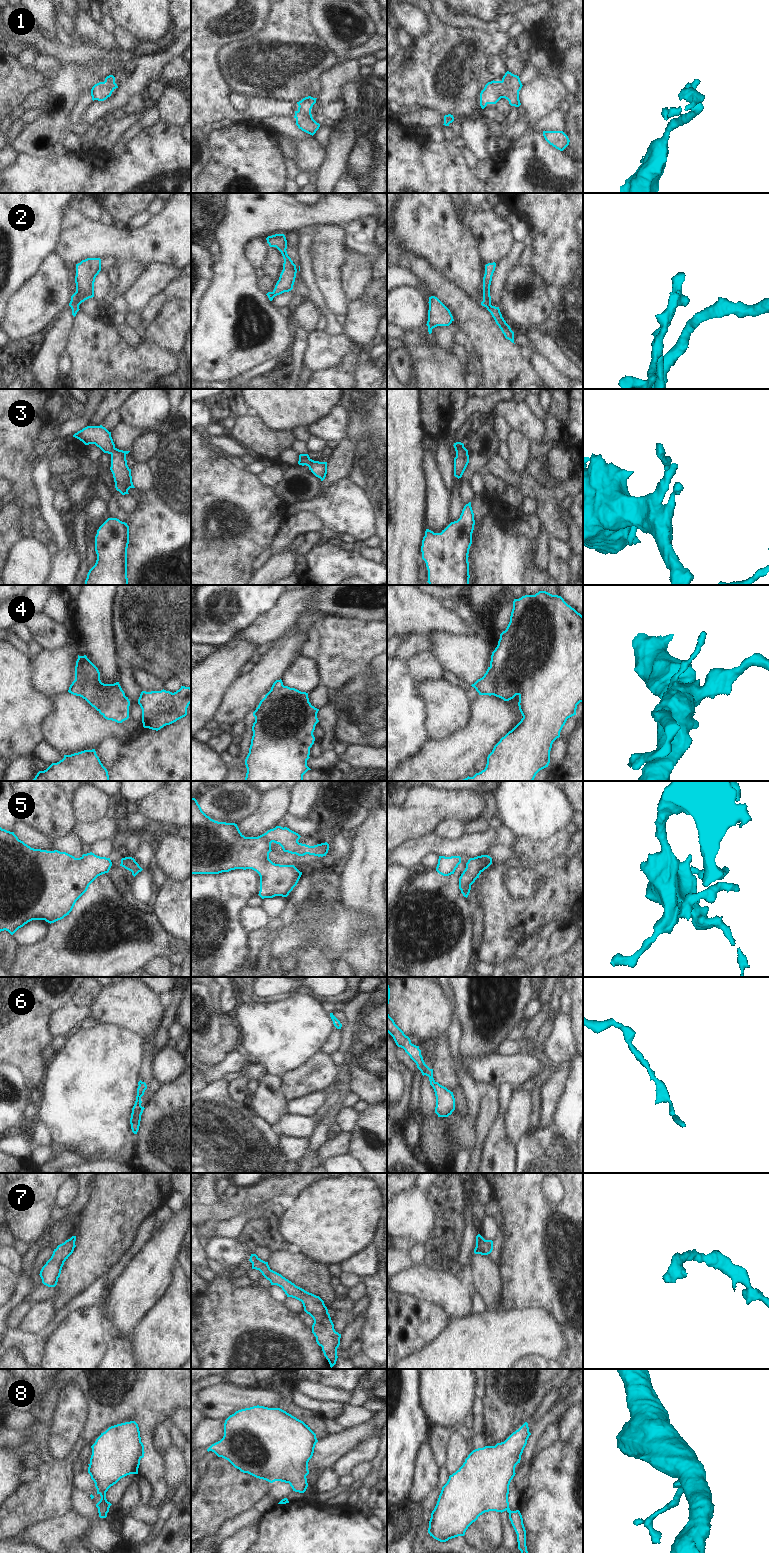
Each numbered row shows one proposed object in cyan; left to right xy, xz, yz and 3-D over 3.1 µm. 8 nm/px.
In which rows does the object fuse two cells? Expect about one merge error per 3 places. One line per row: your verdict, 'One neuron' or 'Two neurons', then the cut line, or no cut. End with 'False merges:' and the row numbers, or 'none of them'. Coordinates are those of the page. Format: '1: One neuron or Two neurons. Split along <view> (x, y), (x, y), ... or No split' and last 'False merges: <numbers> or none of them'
1: One neuron. No split
2: Two neurons. Split along xy (75, 292), (79, 304)
3: One neuron. No split
4: Two neurons. Split along xy (80, 661), (83, 671), (77, 676), (80, 682), (78, 695)
5: One neuron. No split
6: One neuron. No split
7: One neuron. No split
8: One neuron. No split
False merges: 2, 4

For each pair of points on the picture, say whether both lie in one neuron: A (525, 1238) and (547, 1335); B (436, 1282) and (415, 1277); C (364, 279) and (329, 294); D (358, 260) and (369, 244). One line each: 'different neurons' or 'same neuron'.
A: different neurons
B: same neuron
C: different neurons
D: different neurons

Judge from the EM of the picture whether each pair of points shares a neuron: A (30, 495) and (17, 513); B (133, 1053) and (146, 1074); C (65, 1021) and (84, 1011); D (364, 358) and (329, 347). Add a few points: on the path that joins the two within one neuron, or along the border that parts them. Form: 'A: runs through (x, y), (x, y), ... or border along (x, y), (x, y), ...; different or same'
A: border along (15, 500), (23, 508), (23, 529); different
B: border along (145, 1045), (145, 1056), (140, 1079); different
C: runs through (70, 1016), (79, 1013); same
D: runs through (355, 349), (352, 347), (338, 347); same

